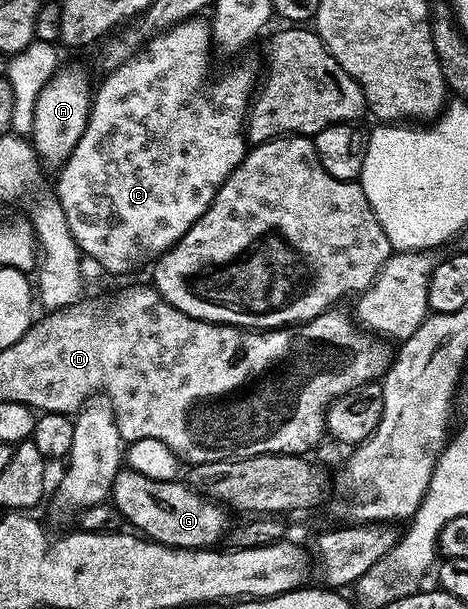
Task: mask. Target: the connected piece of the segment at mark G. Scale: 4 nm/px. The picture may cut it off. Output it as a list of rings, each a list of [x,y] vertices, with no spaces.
[[[124,468],[114,480],[110,498],[121,519],[127,524],[129,522],[133,531],[160,546],[173,546],[175,550],[211,550],[219,547],[230,533],[229,511],[221,503],[199,494],[191,485],[184,483],[183,486],[182,483],[177,480],[171,483],[170,488],[162,488],[158,480],[150,480],[150,476]]]

